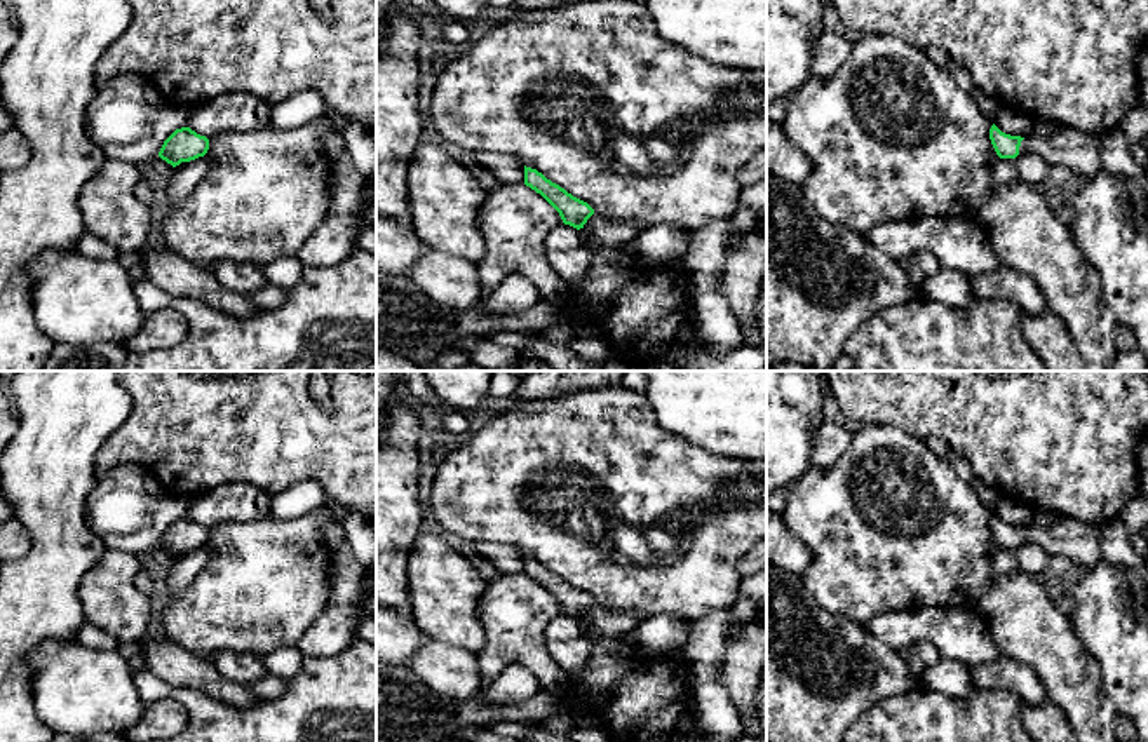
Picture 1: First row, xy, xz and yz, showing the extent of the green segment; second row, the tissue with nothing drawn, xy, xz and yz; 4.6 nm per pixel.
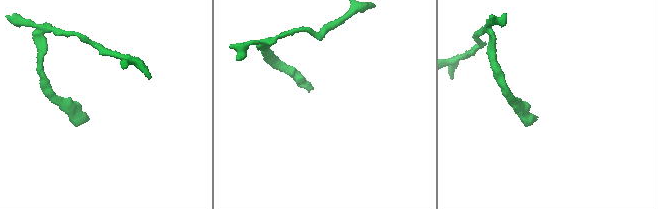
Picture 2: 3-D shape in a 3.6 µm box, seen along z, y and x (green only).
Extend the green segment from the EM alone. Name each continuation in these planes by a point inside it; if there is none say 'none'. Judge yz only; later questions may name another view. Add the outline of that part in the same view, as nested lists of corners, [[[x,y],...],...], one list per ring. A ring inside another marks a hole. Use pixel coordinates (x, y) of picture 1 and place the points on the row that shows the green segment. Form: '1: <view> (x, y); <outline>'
1: yz (1080, 152); [[[1059,127],[1050,138],[1031,134],[1021,141],[1019,155],[1021,153],[1035,153],[1042,157],[1049,167],[1066,167],[1082,181],[1087,181],[1103,171],[1101,136],[1073,127]]]

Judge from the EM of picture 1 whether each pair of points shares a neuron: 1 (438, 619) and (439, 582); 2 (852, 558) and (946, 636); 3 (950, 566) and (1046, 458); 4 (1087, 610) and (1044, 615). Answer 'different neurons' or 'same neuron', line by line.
1: same neuron
2: different neurons
3: different neurons
4: different neurons

